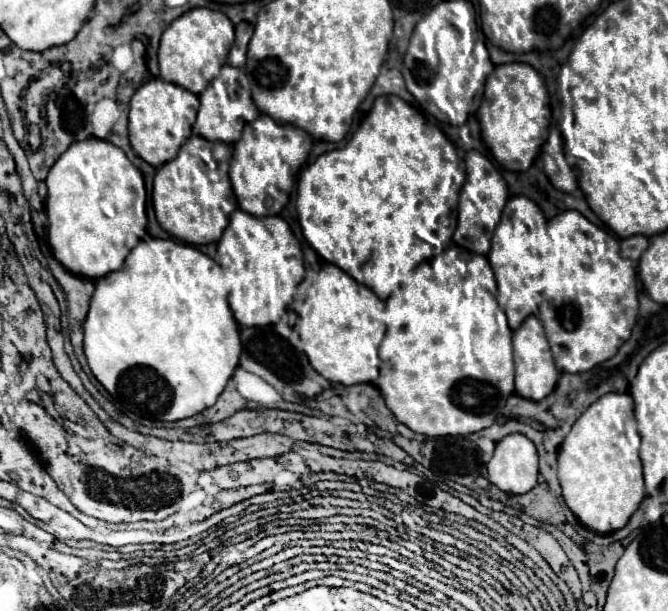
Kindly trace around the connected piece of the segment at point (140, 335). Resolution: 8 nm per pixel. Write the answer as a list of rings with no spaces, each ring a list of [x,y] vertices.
[[[149,234],[139,241],[137,247],[131,249],[131,253],[125,259],[125,265],[119,271],[107,273],[105,277],[97,279],[95,293],[91,297],[91,307],[89,307],[89,313],[83,323],[83,329],[84,354],[89,363],[89,369],[93,371],[97,381],[111,393],[111,397],[117,403],[127,405],[127,409],[123,409],[123,411],[129,411],[129,413],[135,413],[139,417],[153,419],[153,421],[177,421],[177,419],[193,417],[193,415],[201,413],[203,409],[211,407],[217,401],[217,397],[221,395],[221,391],[225,389],[235,367],[239,365],[239,357],[243,349],[241,339],[239,339],[239,325],[227,303],[227,291],[225,291],[221,267],[211,257],[207,257],[205,253],[201,253],[199,249],[195,249],[191,245],[177,243],[173,239],[154,238]]]

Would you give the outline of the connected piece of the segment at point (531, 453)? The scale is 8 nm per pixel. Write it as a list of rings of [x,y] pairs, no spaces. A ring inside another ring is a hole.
[[[521,433],[507,435],[487,463],[489,481],[509,495],[523,495],[537,485],[537,451]]]

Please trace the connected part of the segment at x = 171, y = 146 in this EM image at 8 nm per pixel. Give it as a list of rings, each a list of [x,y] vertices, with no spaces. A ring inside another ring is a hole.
[[[151,79],[143,83],[131,97],[129,111],[129,141],[133,151],[153,167],[171,161],[179,147],[191,137],[191,127],[199,109],[199,97],[175,83]]]

